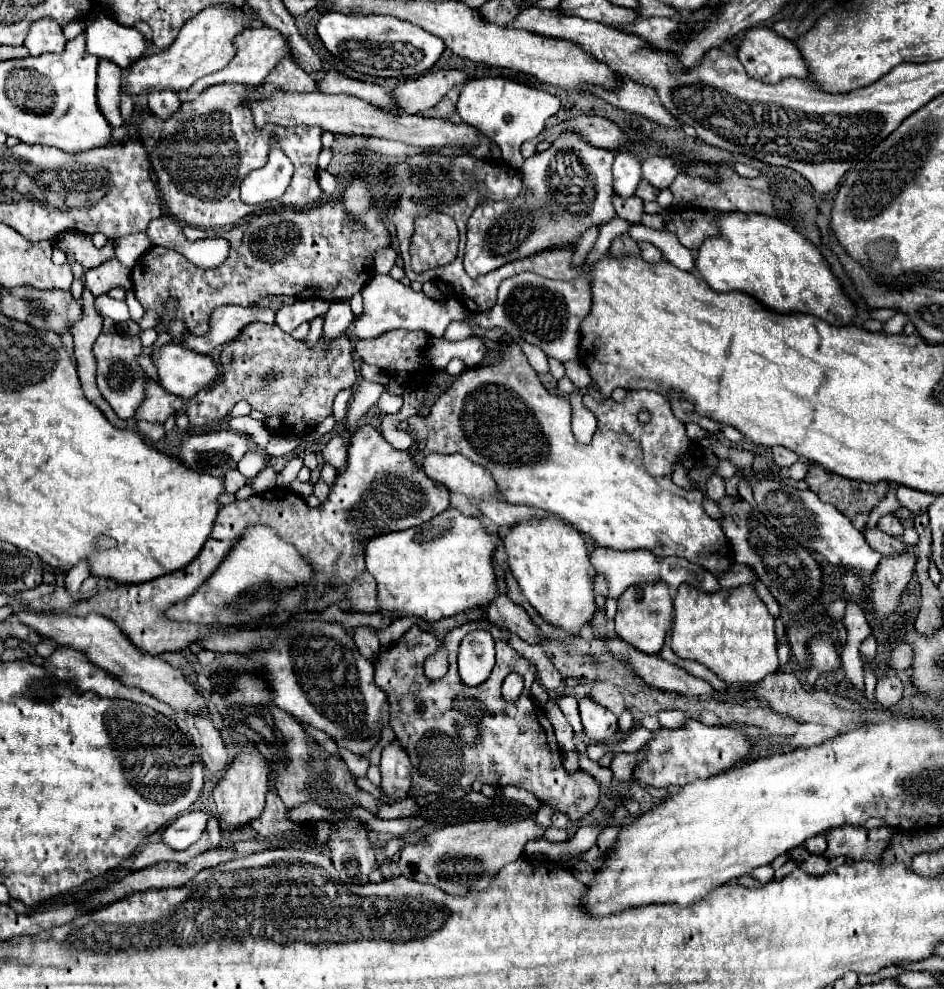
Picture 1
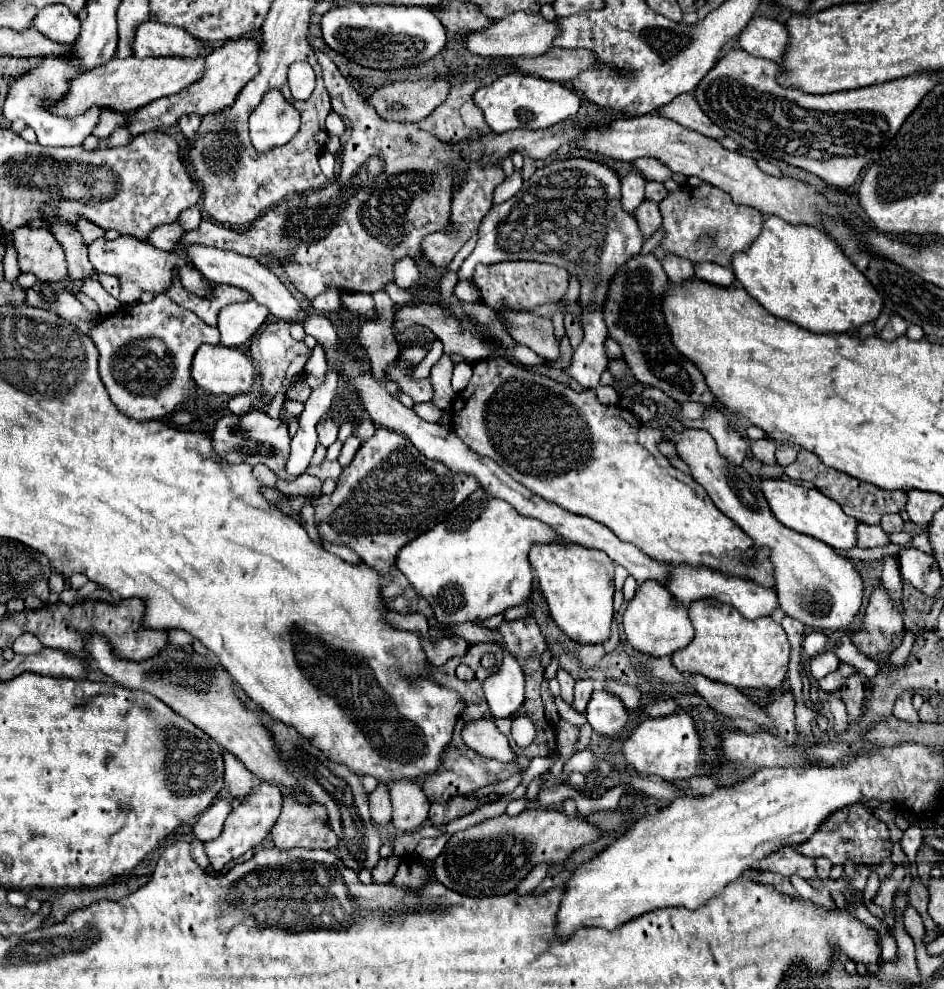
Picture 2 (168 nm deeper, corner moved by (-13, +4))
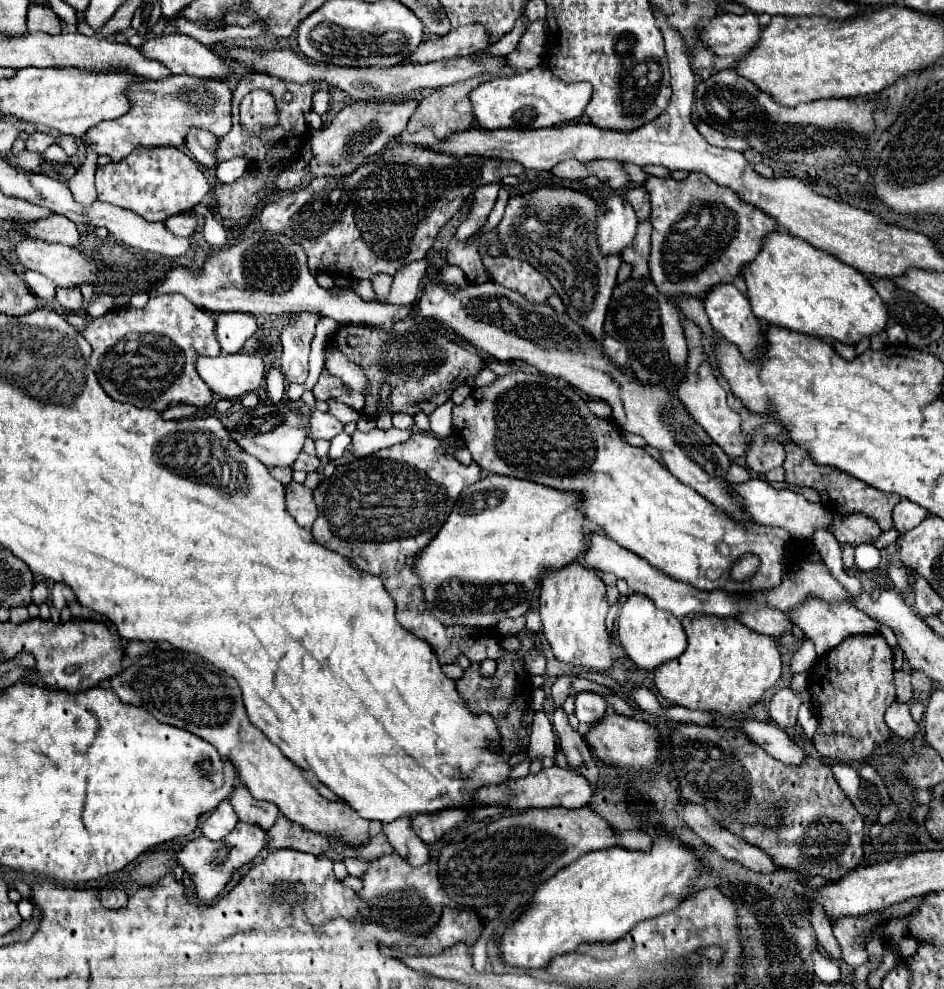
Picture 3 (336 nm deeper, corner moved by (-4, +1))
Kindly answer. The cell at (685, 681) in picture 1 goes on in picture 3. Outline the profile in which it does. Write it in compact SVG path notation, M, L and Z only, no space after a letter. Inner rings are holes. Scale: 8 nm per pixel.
M754 719L742 721L744 733L758 745L762 745L772 757L784 761L786 765L802 765L806 759L806 751L778 725L774 723L760 723Z

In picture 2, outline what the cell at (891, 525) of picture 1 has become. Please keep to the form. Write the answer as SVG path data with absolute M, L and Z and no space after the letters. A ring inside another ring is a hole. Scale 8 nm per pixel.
M885 514L881 518L881 528L887 532L887 534L895 534L895 532L901 532L905 526L903 518L899 514Z

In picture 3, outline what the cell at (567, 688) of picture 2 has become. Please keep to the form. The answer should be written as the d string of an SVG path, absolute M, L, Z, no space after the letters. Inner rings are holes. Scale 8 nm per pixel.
M556 709L552 713L552 725L554 725L556 737L558 737L558 745L560 745L562 753L566 755L570 769L574 769L578 775L586 777L588 783L594 787L598 781L596 761L594 761L590 749L586 747L586 743L582 741L580 733L568 725L568 717L566 717L564 709Z

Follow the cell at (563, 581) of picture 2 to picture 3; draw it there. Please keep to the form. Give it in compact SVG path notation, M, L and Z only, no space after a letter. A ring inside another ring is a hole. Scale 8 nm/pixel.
M574 563L560 571L546 573L540 583L538 609L544 623L544 637L558 661L594 671L606 671L614 665L610 651L612 643L606 631L606 585L596 577L594 571L588 571L580 563Z

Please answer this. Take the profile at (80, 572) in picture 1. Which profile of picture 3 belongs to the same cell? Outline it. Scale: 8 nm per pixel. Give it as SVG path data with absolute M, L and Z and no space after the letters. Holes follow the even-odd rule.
M56 583L56 585L54 585L54 589L52 589L52 605L54 605L58 611L62 611L62 609L64 609L64 605L66 605L64 589L66 589L66 585L64 585L64 583Z

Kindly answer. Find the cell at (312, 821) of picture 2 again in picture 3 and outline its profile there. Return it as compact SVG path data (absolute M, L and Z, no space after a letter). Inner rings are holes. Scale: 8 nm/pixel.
M278 817L274 829L270 829L268 833L268 851L296 849L312 855L322 855L324 851L328 851L328 847L330 845L326 837L310 833L308 829L300 829L300 825L286 821L286 817Z

